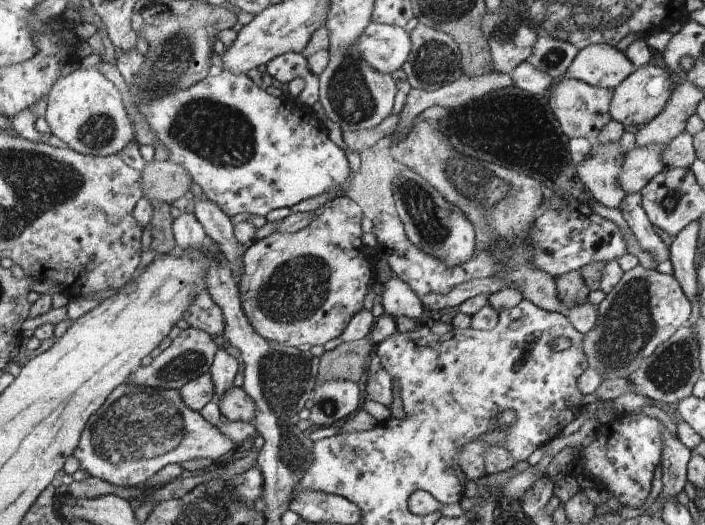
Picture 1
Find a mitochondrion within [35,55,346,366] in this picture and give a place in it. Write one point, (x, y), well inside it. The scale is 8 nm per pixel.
(220, 135)

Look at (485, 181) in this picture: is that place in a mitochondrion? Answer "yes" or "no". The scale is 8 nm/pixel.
yes

